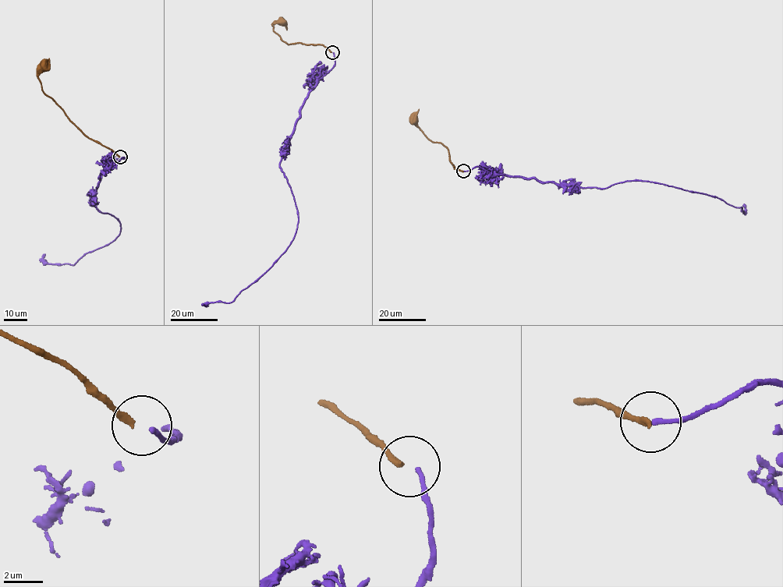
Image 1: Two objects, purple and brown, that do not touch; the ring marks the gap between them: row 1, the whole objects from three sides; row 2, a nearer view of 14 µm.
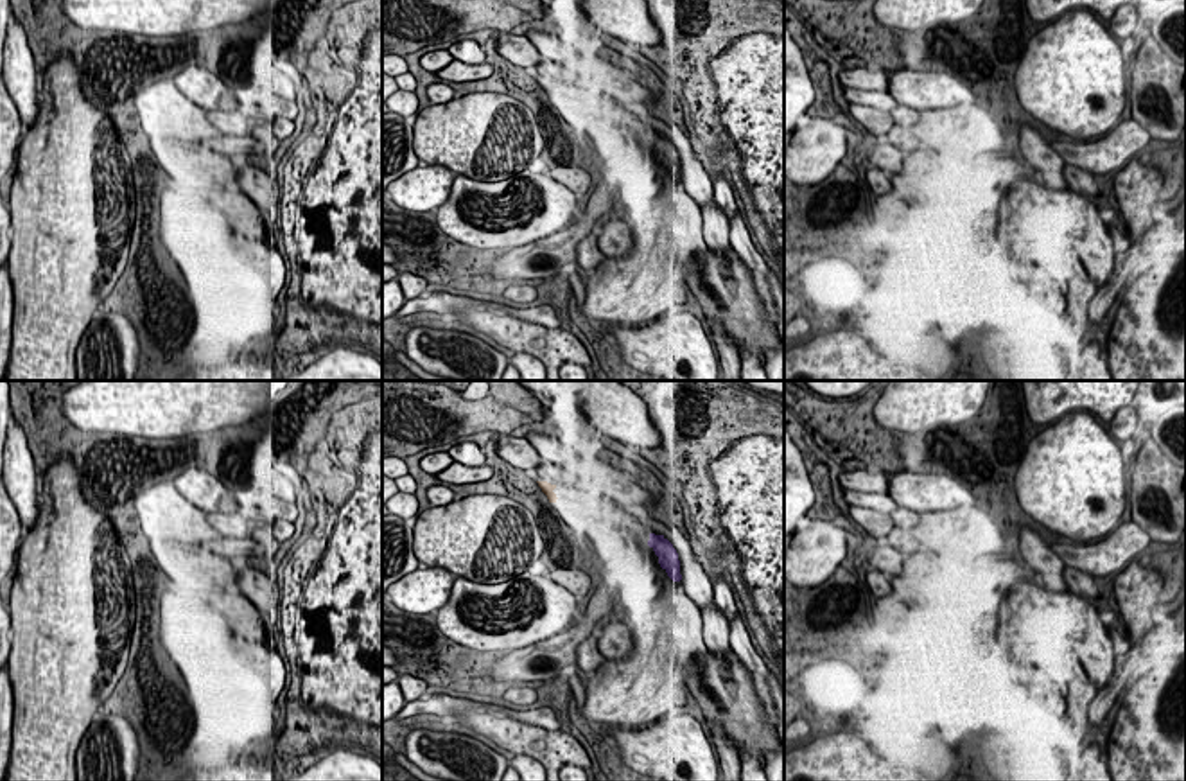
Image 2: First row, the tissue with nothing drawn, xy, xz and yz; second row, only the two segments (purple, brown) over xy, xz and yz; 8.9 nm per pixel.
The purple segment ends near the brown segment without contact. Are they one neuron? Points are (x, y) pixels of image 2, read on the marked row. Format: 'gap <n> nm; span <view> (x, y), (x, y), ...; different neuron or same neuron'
gap 900 nm; span xz (650, 534), (557, 498); same neuron

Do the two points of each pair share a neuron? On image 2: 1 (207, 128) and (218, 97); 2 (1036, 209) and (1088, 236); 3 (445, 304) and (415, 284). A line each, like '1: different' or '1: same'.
1: different
2: same
3: different

